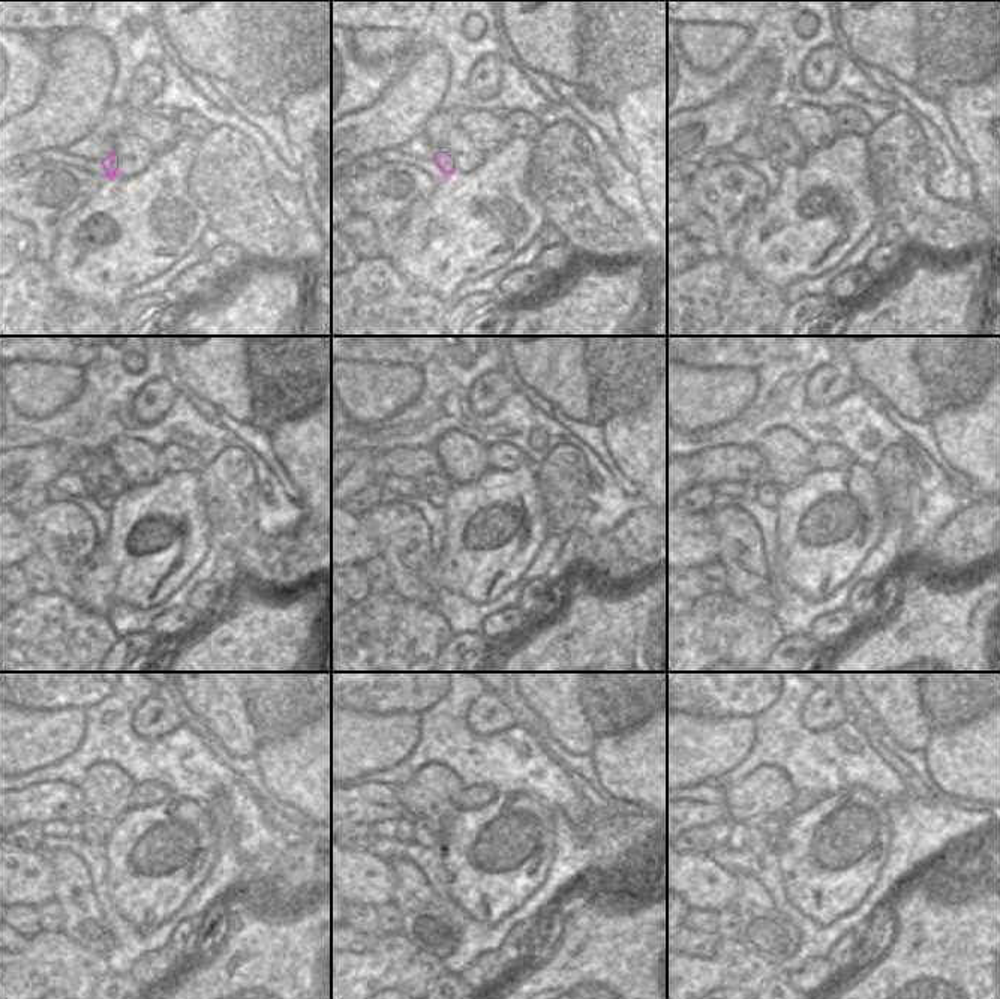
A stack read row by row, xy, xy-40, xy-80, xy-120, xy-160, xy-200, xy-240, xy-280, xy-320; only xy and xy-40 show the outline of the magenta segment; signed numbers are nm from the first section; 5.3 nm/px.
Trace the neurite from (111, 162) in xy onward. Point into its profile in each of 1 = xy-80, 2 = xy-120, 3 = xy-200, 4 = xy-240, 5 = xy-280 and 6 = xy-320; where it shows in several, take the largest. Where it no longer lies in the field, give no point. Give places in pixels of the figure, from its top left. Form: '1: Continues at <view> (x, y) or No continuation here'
1: Continues at xy-80 (774, 158)
2: Continues at xy-120 (104, 500)
3: Continues at xy-200 (768, 494)
4: Continues at xy-240 (96, 831)
5: Continues at xy-280 (426, 831)
6: Continues at xy-320 (765, 833).

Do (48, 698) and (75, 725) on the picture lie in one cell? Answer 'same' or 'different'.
different

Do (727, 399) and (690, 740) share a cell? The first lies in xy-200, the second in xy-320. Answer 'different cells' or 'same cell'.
same cell

